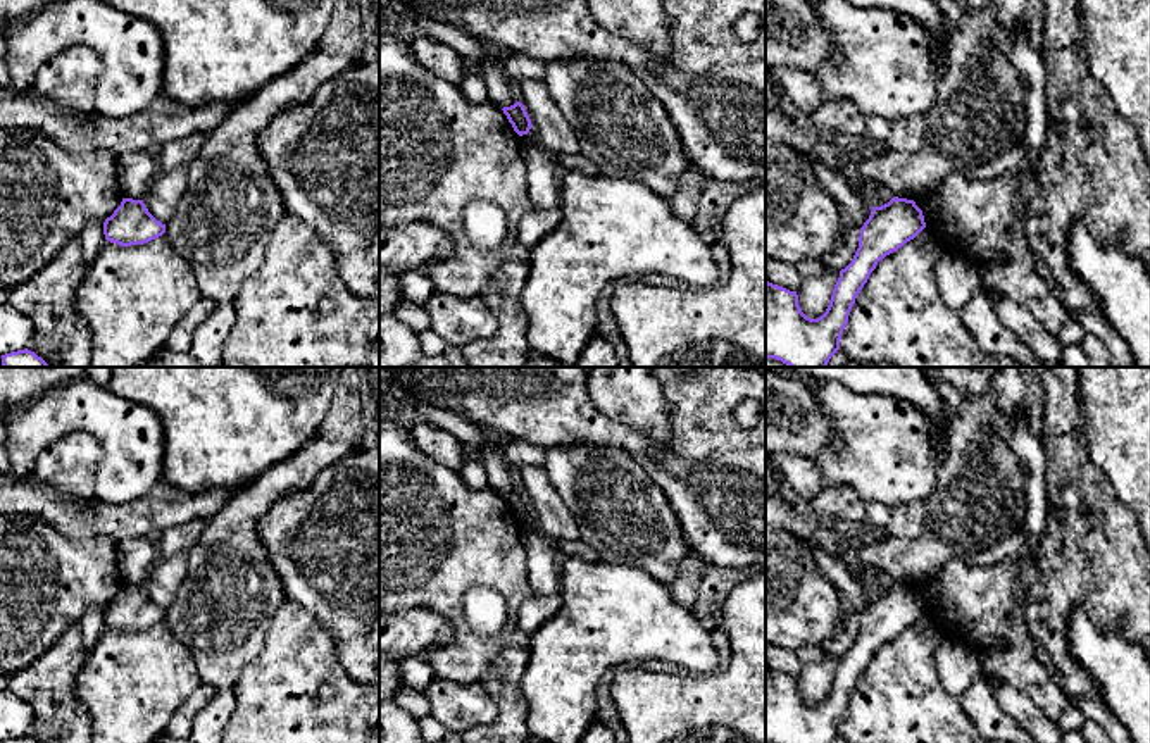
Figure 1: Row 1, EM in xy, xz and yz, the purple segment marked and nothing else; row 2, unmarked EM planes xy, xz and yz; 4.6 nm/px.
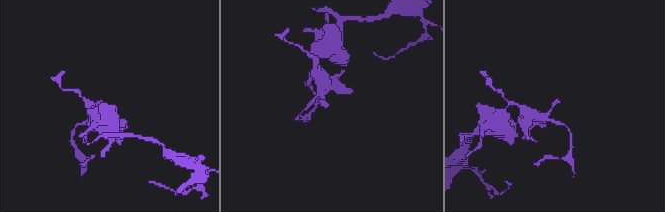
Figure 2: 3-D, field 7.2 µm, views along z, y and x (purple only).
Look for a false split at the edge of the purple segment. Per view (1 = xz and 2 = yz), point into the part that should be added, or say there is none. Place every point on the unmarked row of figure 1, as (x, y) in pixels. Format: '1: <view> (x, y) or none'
1: none
2: none

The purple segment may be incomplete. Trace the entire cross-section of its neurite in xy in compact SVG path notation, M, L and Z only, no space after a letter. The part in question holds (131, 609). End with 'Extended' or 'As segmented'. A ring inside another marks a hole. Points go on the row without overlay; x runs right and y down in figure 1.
M122 584L121 591L103 609L105 626L121 633L143 631L166 619L143 586Z. As segmented

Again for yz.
M893 583L872 593L860 614L859 634L840 657L829 691L817 703L807 703L797 677L766 665L766 743L833 743L840 736L843 715L857 681L878 648L902 634L926 614L914 586Z. As segmented

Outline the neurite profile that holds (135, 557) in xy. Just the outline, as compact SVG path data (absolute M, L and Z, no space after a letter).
M131 538L117 543L117 569L124 584L141 586L157 559L153 538Z

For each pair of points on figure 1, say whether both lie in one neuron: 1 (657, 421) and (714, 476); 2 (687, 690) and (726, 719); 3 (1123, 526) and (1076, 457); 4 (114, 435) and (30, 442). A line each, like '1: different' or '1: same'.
1: different
2: same
3: same
4: same

